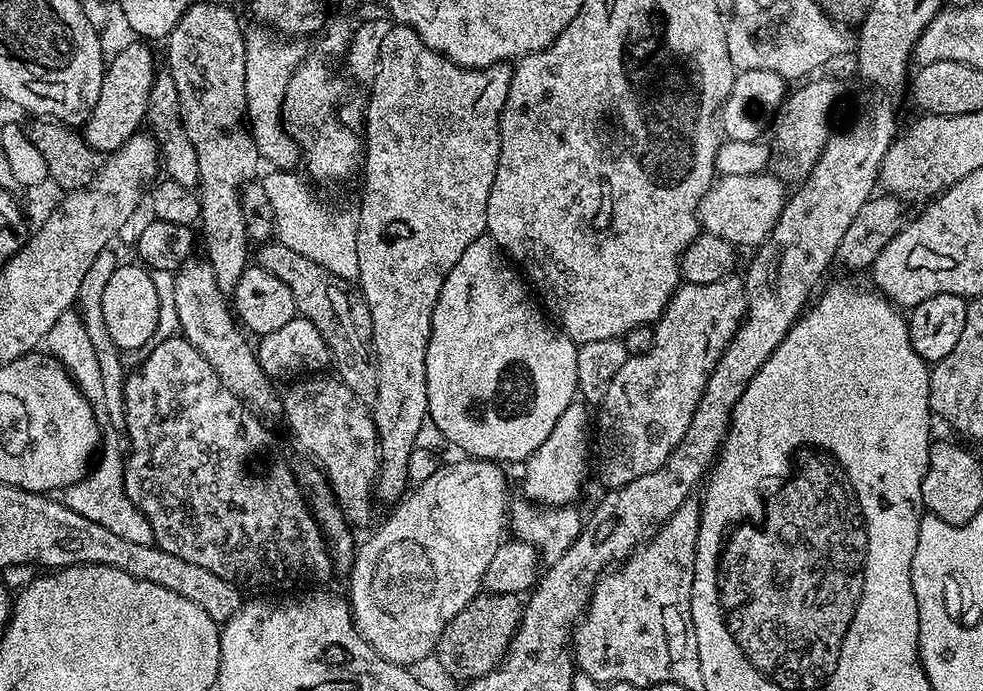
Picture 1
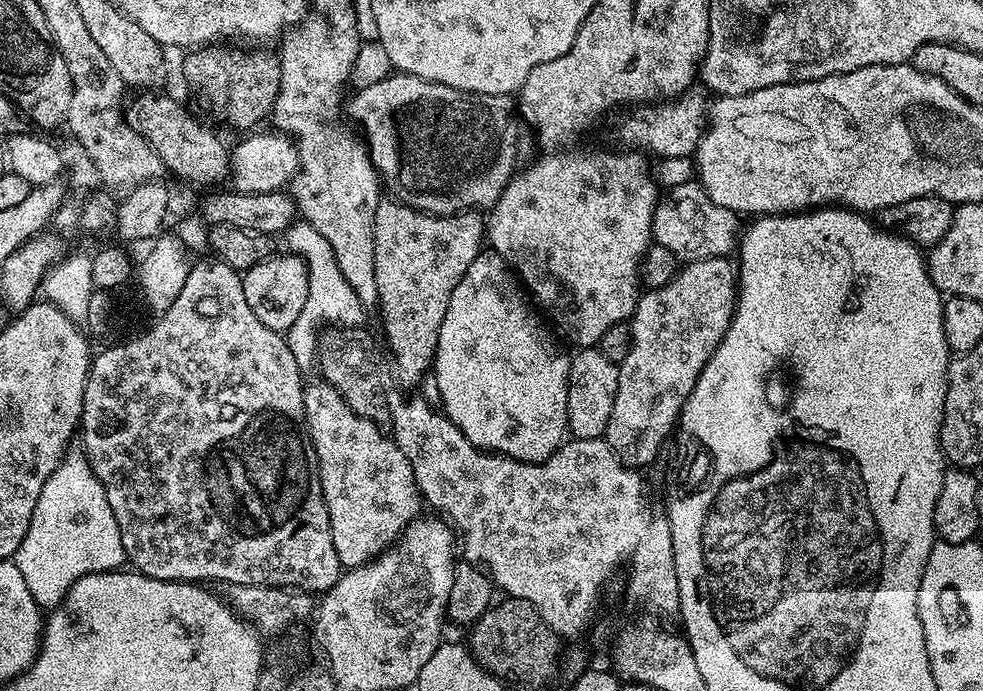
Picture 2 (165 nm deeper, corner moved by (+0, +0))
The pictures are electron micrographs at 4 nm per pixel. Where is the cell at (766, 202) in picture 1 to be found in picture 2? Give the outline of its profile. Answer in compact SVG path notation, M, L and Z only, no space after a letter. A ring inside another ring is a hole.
M691 180L677 184L667 196L666 202L657 203L654 210L652 238L655 243L666 246L666 250L670 250L670 254L674 254L677 261L691 262L715 256L728 256L731 248L733 251L737 247L737 213L710 201L699 181Z

